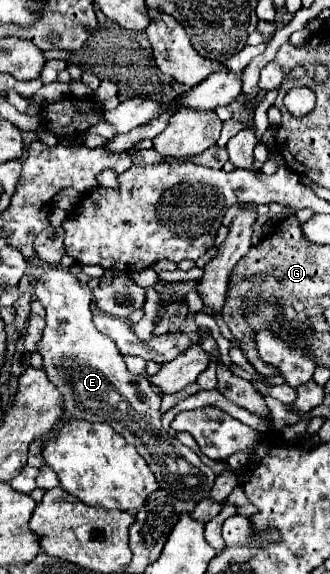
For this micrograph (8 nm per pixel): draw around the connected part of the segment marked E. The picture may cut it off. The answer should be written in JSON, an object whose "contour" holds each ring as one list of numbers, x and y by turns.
{"contour":[[49,268,35,284,33,292,45,308,45,330,37,342,37,352,43,356,43,366,49,380,65,396,65,410,71,418,85,418,89,422,105,422,119,432,137,452,147,460,155,474,159,488,183,502,199,502,209,498,217,474,205,466,199,456,169,436,157,430,157,416,161,416,161,398,153,392,147,376,133,376,123,362,113,340,95,330,91,322,91,290,85,288,69,270]]}

